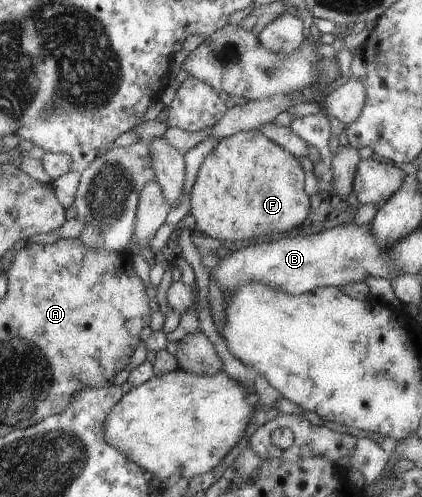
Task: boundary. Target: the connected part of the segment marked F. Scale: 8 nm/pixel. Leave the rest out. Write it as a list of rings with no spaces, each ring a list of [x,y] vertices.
[[[244,130],[225,137],[221,139],[215,145],[215,148],[202,160],[201,166],[199,167],[190,196],[190,212],[195,218],[192,224],[204,234],[219,238],[219,240],[229,240],[229,242],[241,242],[241,240],[249,240],[249,238],[255,238],[255,236],[267,236],[267,234],[273,234],[273,232],[287,232],[287,230],[299,226],[309,214],[311,199],[310,195],[308,195],[304,189],[306,169],[307,166],[303,160],[293,156],[291,152],[281,148],[281,146],[275,144],[272,140],[269,140],[261,131]]]

